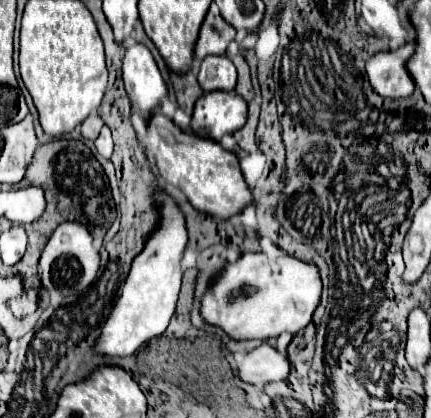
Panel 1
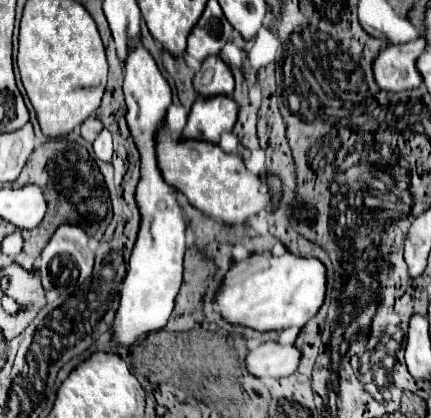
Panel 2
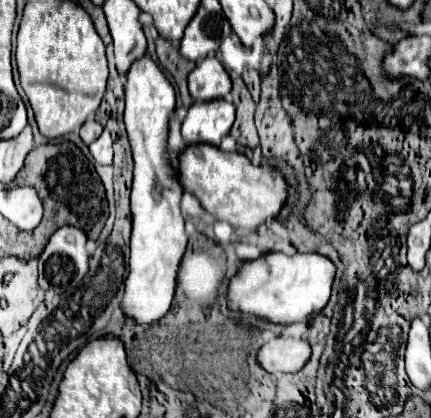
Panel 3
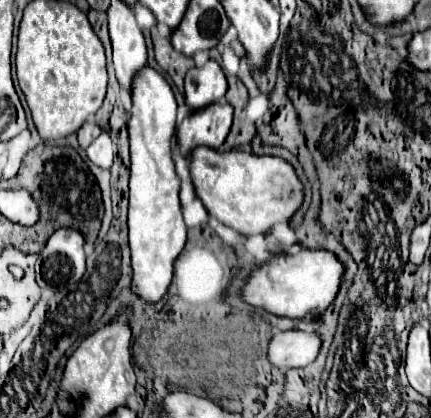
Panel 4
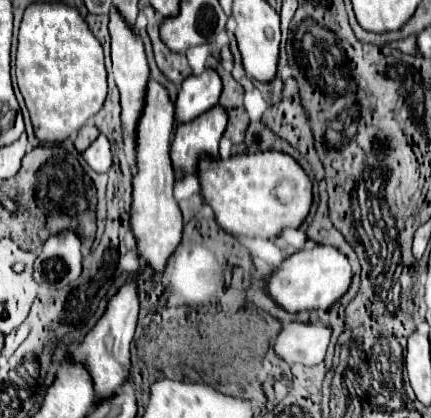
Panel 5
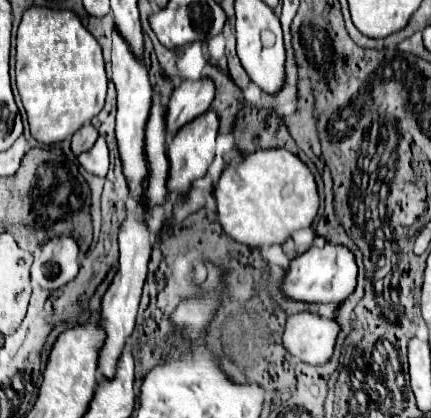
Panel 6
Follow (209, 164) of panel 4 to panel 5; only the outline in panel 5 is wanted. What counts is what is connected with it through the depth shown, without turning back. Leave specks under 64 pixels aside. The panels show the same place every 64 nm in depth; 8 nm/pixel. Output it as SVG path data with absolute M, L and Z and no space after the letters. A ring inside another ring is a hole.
M258 152L258 154L240 154L232 156L228 160L200 160L200 190L206 202L212 206L216 222L234 236L246 236L246 238L264 238L274 240L280 236L284 228L300 228L304 220L310 214L312 208L312 182L304 168L284 152Z

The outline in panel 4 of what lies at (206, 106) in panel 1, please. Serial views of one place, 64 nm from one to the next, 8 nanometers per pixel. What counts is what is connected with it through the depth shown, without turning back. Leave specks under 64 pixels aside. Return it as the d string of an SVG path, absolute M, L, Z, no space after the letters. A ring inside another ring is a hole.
M224 100L214 102L208 108L194 112L192 116L186 116L176 126L180 154L184 158L190 158L196 146L208 146L212 150L218 150L224 144L230 126L232 126L232 106Z

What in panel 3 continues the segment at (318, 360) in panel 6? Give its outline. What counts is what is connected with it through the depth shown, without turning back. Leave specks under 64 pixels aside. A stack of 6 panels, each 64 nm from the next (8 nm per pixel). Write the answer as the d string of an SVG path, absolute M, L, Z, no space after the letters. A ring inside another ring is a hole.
M276 336L260 348L256 358L264 370L272 374L280 374L280 372L296 372L304 368L310 356L312 356L312 348L308 340Z

